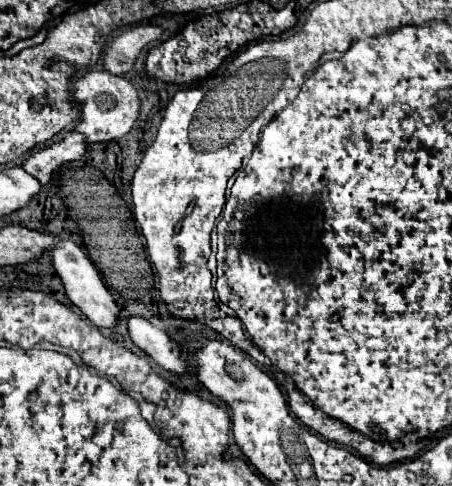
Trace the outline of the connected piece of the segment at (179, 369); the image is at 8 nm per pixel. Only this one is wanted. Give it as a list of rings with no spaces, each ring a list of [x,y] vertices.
[[[127,316],[127,330],[131,340],[145,352],[149,354],[159,366],[163,366],[165,370],[183,374],[187,364],[185,360],[181,360],[181,350],[179,344],[173,342],[163,330],[155,328],[149,320],[145,320],[143,316]]]

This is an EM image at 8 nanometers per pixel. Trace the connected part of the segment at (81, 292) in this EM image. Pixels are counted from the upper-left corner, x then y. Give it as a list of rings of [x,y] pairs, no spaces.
[[[59,240],[59,242],[55,242],[55,246],[49,252],[51,252],[51,258],[53,258],[53,268],[59,274],[69,300],[75,306],[79,306],[83,310],[83,314],[95,326],[99,326],[99,328],[113,328],[115,326],[115,318],[119,314],[119,308],[115,306],[113,296],[109,294],[107,286],[101,280],[101,274],[91,264],[91,260],[85,256],[85,252],[75,242],[71,242],[71,240]]]

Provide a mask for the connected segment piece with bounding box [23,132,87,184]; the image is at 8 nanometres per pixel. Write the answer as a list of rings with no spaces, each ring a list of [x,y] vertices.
[[[69,132],[67,138],[63,138],[61,142],[49,144],[49,146],[33,152],[23,162],[23,168],[31,176],[35,176],[41,184],[47,184],[51,174],[59,166],[63,166],[65,162],[71,162],[71,160],[79,160],[85,154],[85,148],[87,148],[85,138],[79,132]]]

